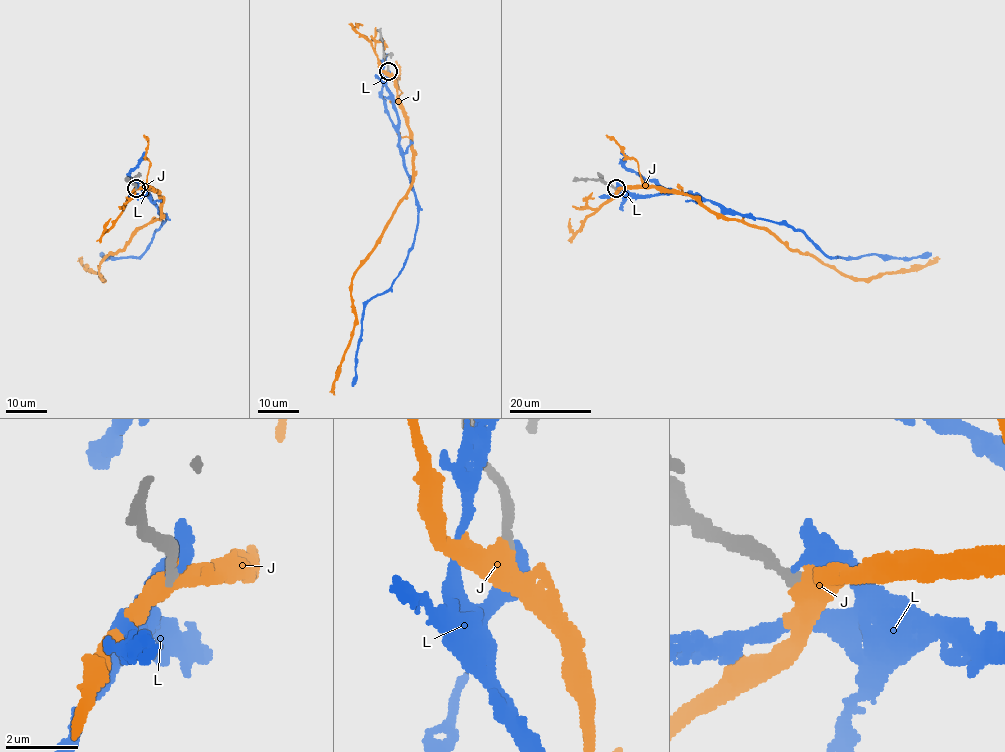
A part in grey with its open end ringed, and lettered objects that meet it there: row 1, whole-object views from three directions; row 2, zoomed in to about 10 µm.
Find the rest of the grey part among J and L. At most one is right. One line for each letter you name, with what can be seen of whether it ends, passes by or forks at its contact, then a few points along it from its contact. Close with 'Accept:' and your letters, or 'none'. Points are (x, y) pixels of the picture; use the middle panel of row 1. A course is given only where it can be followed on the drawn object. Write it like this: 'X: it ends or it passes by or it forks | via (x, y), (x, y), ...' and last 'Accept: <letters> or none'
J: it passes by | via (388, 70), (409, 133), (413, 182), (374, 250), (352, 278), (355, 325), (334, 382), (333, 394)
Accept: J

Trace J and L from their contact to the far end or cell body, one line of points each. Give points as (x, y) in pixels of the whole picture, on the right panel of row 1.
J: (615, 189), (656, 187), (690, 194), (711, 211), (758, 226), (792, 249), (859, 278), (922, 268), (939, 259)
L: (615, 188), (637, 195), (692, 193), (743, 215), (786, 223), (831, 257), (931, 252)

